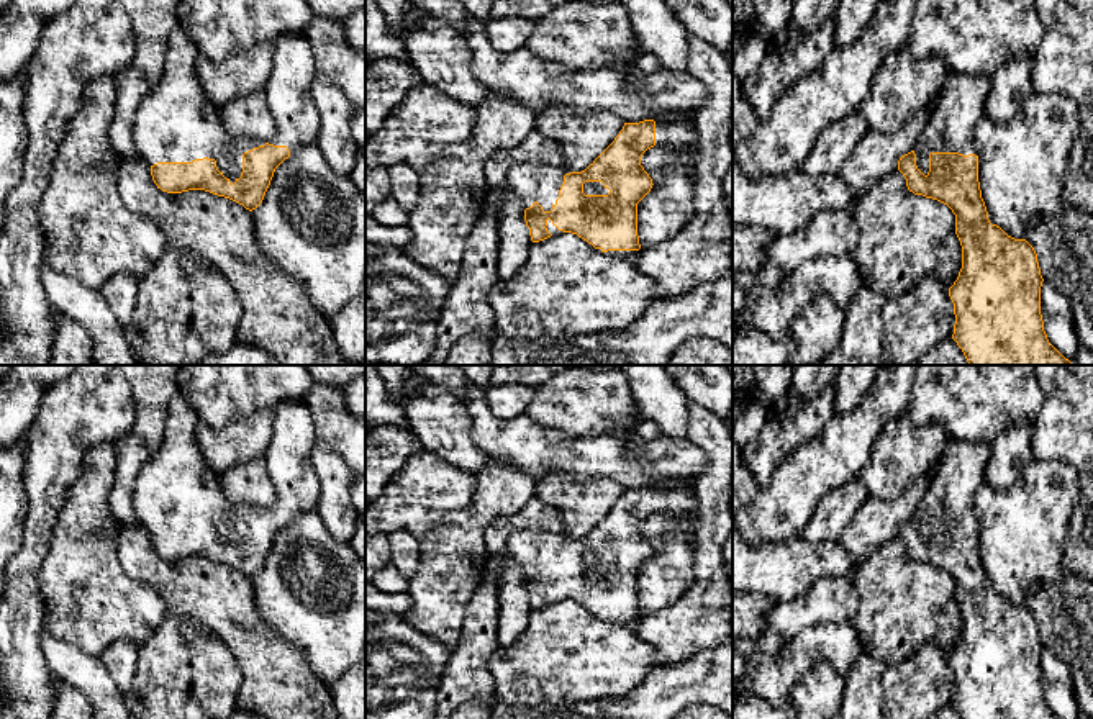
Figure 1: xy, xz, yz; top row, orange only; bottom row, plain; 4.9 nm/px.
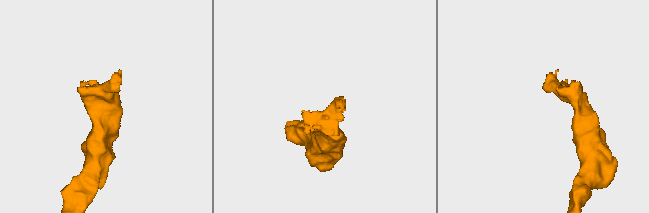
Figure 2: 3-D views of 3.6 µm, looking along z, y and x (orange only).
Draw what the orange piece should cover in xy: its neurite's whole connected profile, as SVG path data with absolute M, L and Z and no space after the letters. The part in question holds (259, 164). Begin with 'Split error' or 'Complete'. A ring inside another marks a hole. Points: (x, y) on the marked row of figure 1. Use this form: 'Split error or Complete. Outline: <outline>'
Split error. Outline: M179 28L169 38L164 75L144 97L133 126L133 139L149 167L157 188L167 193L205 190L256 210L270 185L275 169L298 147L316 141L321 120L311 97L316 77L313 51L305 33L282 33L275 39L274 67L264 95L275 121L269 142L231 136L221 124L220 108L205 93L197 75L200 49Z

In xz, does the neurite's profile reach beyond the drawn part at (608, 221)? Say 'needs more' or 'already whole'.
needs more

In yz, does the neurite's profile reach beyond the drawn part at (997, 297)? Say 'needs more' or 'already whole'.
needs more

